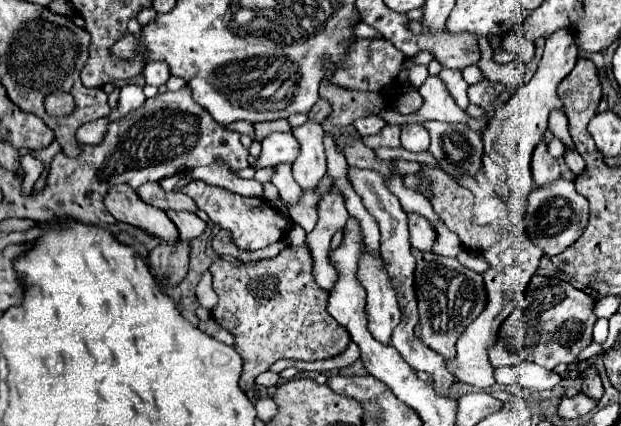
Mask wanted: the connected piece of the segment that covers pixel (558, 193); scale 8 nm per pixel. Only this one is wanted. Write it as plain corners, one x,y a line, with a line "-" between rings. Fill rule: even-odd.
557,178
547,184
547,188
535,188
529,194
527,204
527,236
529,240
543,250
545,256
557,256
567,250
583,232
589,218
587,200
577,194
575,184
565,178

